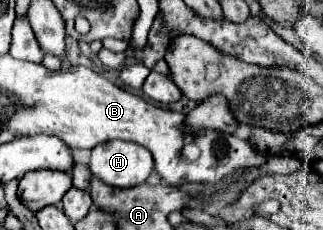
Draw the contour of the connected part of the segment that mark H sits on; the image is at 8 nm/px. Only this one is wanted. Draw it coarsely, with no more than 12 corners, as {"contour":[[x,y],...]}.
{"contour":[[107,141],[89,169],[113,187],[151,175],[153,157],[137,143]]}

